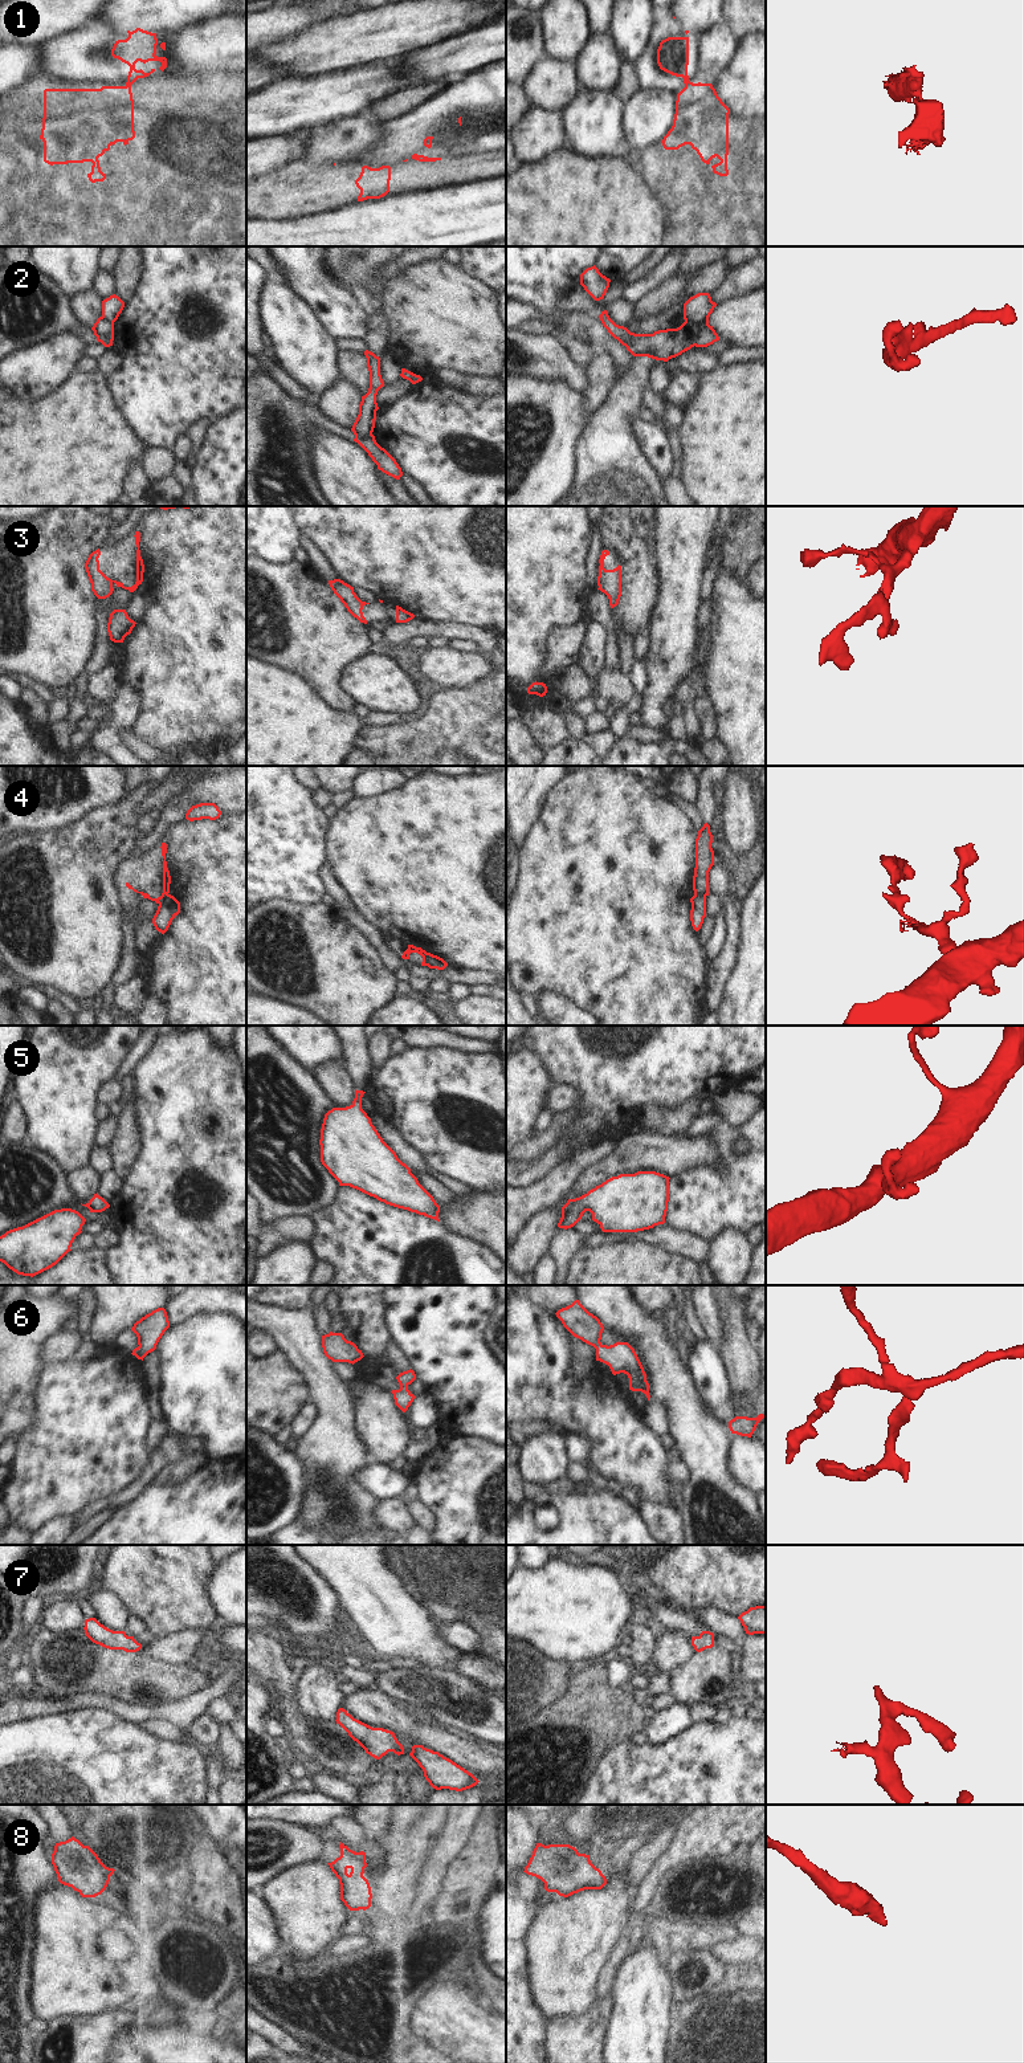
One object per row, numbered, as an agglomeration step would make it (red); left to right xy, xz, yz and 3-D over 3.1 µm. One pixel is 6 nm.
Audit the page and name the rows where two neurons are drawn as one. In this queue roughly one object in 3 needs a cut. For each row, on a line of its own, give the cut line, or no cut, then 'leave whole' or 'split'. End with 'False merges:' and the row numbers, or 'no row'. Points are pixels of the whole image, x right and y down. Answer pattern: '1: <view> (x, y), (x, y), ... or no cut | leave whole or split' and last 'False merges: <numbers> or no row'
1: yz (693, 84), (685, 86) | split
2: yz (685, 319), (697, 326), (694, 345) | split
3: no cut | leave whole
4: xz (424, 952), (424, 962), (427, 965) | split
5: no cut | leave whole
6: no cut | leave whole
7: no cut | leave whole
8: no cut | leave whole
False merges: 1, 2, 4

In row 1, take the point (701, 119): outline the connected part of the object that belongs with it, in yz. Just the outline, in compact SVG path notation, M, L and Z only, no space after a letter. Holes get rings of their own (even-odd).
M711 83L685 86L677 94L673 126L661 143L665 150L690 144L706 164L717 156L721 162L711 166L713 172L727 176L729 114Z

